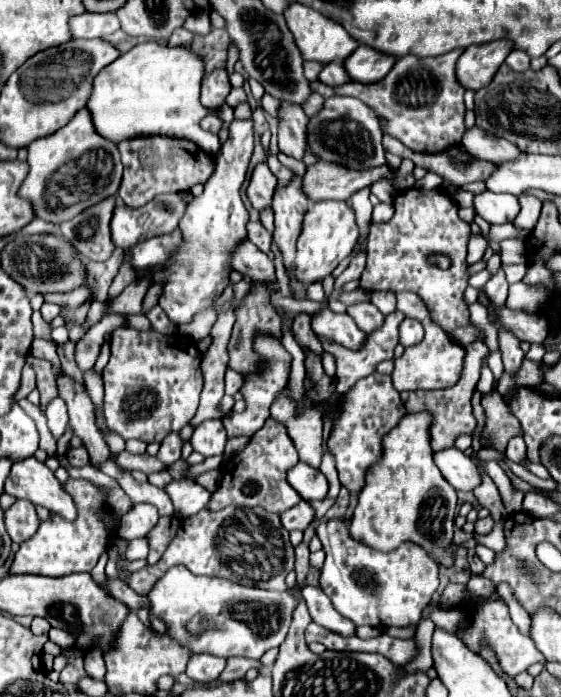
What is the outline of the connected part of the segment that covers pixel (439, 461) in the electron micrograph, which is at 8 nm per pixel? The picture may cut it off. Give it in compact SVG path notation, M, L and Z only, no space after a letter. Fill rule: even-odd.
M456 447L434 453L434 463L442 471L442 477L456 491L474 491L480 485L480 473L476 463Z

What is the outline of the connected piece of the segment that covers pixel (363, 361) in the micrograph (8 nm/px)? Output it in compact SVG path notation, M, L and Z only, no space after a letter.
M398 311L386 315L386 317L384 317L384 323L382 323L382 329L376 329L374 333L368 333L368 335L366 335L366 341L364 341L364 345L362 345L362 349L356 349L356 351L354 351L354 349L346 349L344 345L338 345L338 343L334 343L334 341L326 341L326 337L318 337L318 339L322 341L322 347L324 347L330 355L334 355L334 359L336 359L336 385L338 385L338 395L348 393L358 379L368 377L370 373L374 373L374 371L376 371L376 365L378 365L380 361L392 359L394 347L398 345L398 325L400 325L402 319L404 319L404 315L398 313Z

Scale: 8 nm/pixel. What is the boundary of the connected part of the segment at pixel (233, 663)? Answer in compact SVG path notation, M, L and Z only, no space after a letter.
M230 657L228 659L228 665L226 669L222 671L222 677L218 677L218 681L234 681L234 679L240 679L246 675L246 671L250 667L256 667L258 671L262 671L262 665L254 659L248 659L248 657Z

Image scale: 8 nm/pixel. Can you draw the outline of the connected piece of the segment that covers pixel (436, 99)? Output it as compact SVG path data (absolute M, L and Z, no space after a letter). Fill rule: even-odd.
M454 49L454 53L444 53L442 57L400 57L394 65L394 69L378 83L358 83L352 81L348 85L336 87L338 95L350 95L362 99L366 105L370 105L378 117L386 119L384 133L400 139L406 147L418 151L418 153L442 153L454 145L460 145L460 139L464 135L464 93L466 87L460 85L456 77L456 61L462 55L464 49Z

